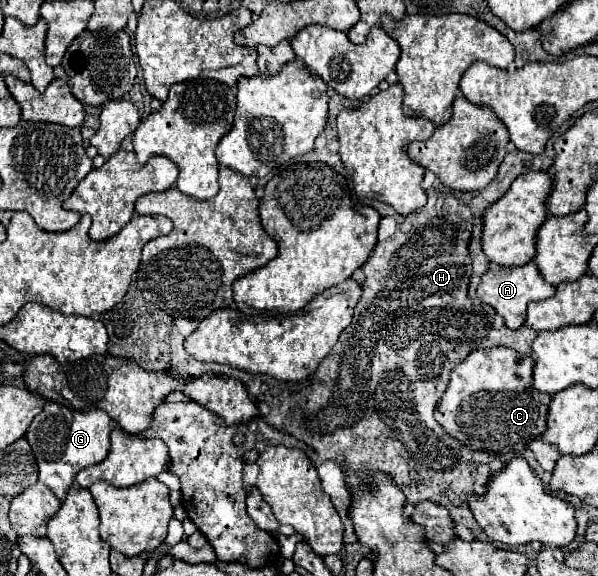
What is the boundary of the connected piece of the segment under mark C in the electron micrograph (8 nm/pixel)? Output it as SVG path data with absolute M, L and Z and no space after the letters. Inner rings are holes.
M486 348L470 352L450 376L450 384L436 404L438 424L466 448L480 448L480 432L490 434L490 452L504 452L498 456L502 464L526 450L526 444L538 438L546 428L546 414L550 396L532 386L534 360L526 354L518 354L512 348ZM498 400L498 406L496 402ZM480 430L480 432L478 432ZM498 440L498 442L496 442Z

